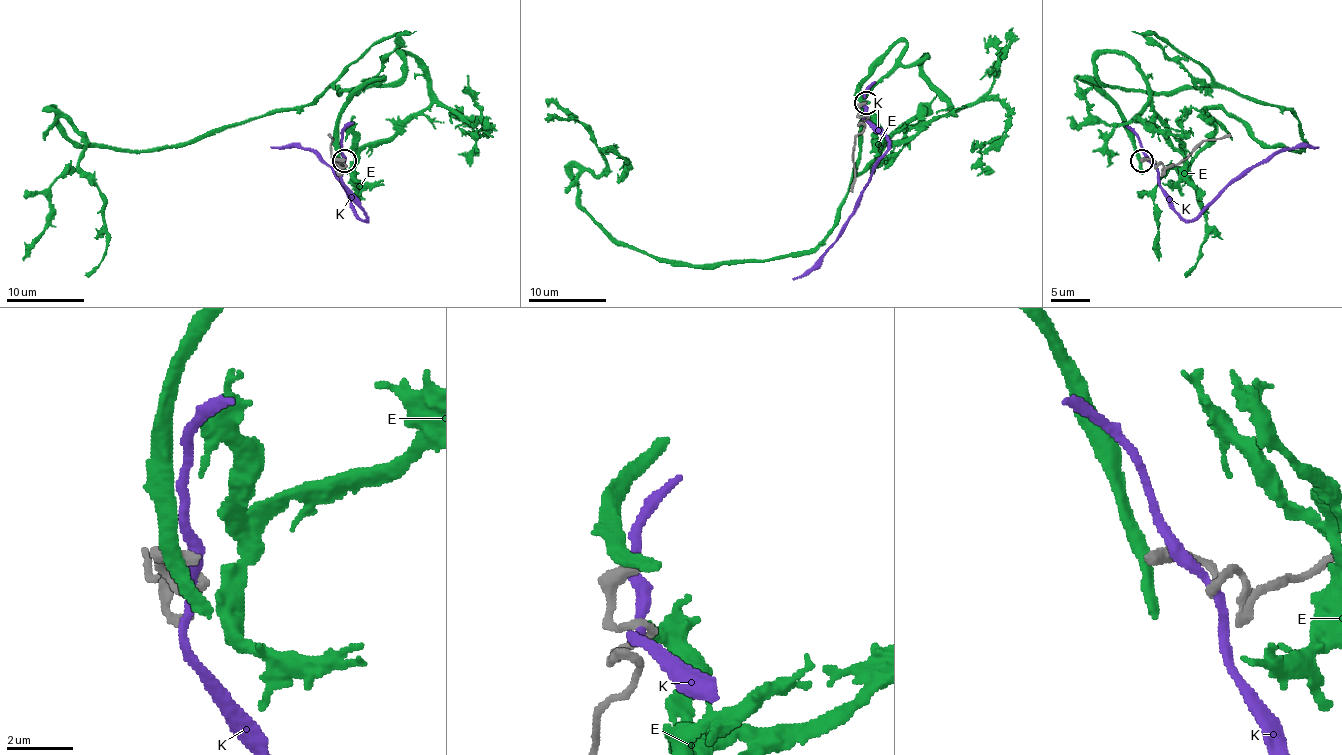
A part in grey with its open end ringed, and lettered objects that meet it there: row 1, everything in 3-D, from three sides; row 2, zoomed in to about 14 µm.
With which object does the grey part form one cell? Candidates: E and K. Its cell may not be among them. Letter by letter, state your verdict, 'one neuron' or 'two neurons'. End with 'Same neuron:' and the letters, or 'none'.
E: two neurons
K: two neurons
Same neuron: none

